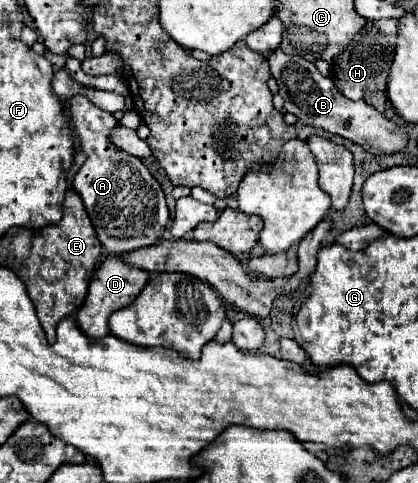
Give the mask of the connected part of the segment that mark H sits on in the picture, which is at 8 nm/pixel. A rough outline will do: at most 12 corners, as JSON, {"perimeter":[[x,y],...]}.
{"perimeter":[[398,20],[366,22],[332,62],[350,100],[380,112]]}

